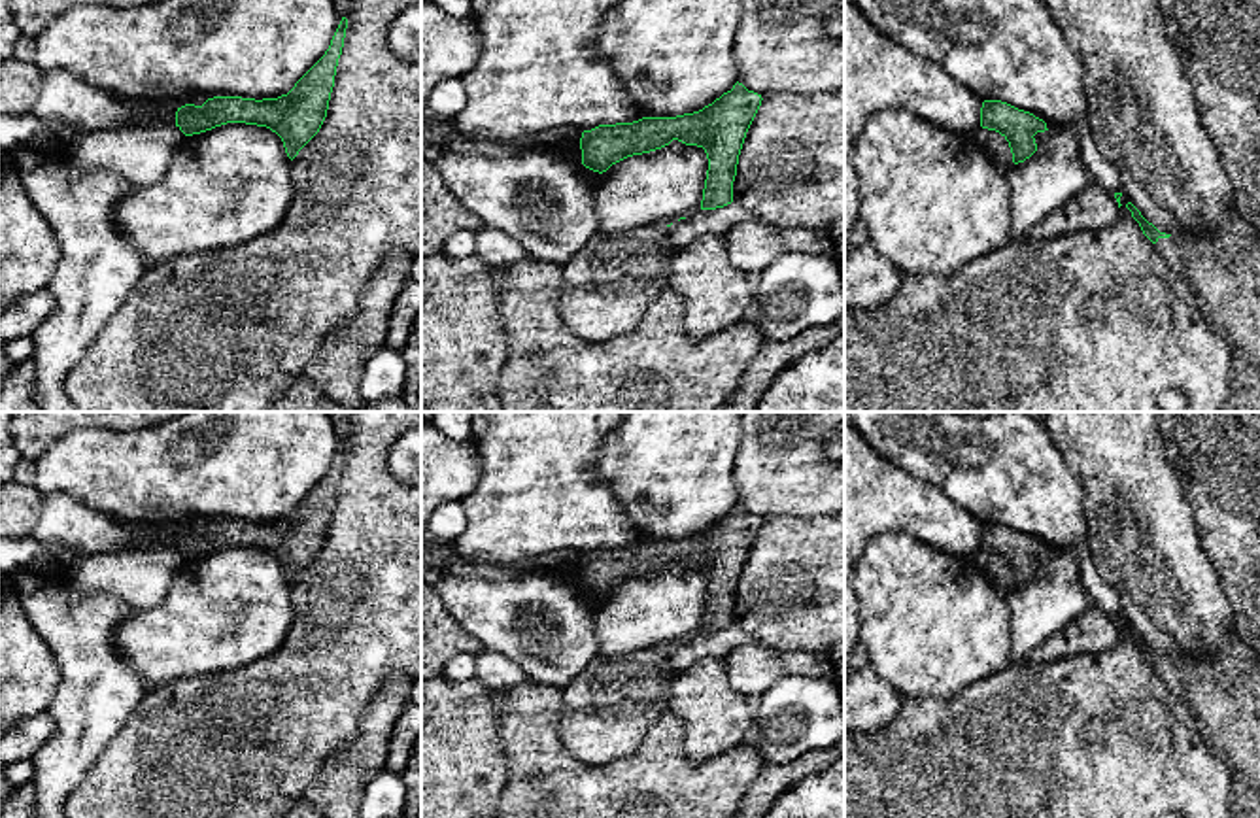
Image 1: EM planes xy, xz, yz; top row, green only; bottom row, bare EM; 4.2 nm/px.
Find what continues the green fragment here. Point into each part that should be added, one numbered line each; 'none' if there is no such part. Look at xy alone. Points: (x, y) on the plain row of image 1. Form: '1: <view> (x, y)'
none

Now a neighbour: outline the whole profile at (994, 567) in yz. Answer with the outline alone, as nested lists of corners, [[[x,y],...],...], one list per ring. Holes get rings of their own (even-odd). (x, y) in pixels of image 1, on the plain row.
[[[979,550],[973,561],[990,578],[996,591],[1007,595],[1014,588],[1009,565],[999,555]]]

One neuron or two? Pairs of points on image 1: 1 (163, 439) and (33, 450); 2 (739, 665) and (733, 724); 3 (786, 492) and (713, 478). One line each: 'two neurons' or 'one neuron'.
1: two neurons
2: two neurons
3: two neurons

